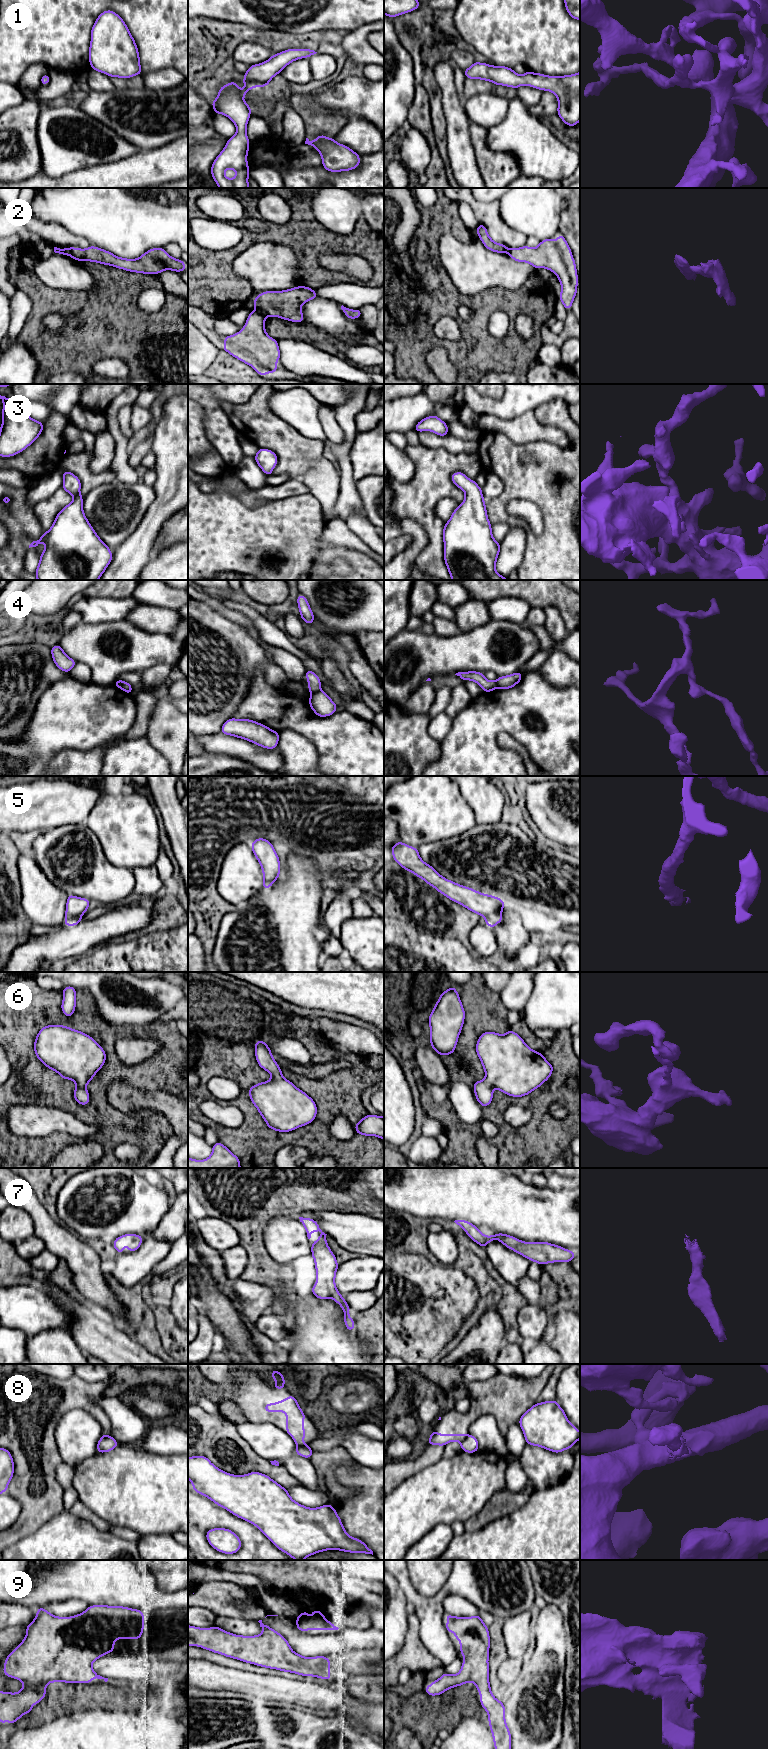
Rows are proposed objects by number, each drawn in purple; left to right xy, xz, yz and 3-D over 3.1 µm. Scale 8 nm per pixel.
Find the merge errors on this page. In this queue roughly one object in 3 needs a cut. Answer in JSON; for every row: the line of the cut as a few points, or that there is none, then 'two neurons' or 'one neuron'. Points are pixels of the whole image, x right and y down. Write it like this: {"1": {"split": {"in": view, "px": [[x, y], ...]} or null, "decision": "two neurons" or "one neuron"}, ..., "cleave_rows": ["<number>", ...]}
{"1": {"split": null, "decision": "one neuron"}, "2": {"split": {"in": "xz", "px": [[257, 310], [265, 315]]}, "decision": "two neurons"}, "3": {"split": null, "decision": "one neuron"}, "4": {"split": {"in": "xz", "px": [[319, 690], [311, 694]]}, "decision": "two neurons"}, "5": {"split": null, "decision": "one neuron"}, "6": {"split": null, "decision": "one neuron"}, "7": {"split": null, "decision": "one neuron"}, "8": {"split": {"in": "yz", "px": [[467, 1435], [460, 1442]]}, "decision": "two neurons"}, "9": {"split": null, "decision": "one neuron"}, "cleave_rows": ["2", "4", "8"]}

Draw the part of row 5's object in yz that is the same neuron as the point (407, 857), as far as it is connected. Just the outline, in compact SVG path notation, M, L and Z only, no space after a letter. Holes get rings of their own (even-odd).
M398 841L390 849L393 860L399 866L423 879L453 902L464 906L479 916L484 916L487 926L494 928L499 922L503 921L502 910L505 902L501 898L480 893L444 878L420 858L416 847Z

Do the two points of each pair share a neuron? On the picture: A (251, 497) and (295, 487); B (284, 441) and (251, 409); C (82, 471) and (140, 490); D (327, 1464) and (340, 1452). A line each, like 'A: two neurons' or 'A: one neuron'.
A: one neuron
B: one neuron
C: two neurons
D: one neuron

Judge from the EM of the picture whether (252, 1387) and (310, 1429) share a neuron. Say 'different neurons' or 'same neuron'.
same neuron

